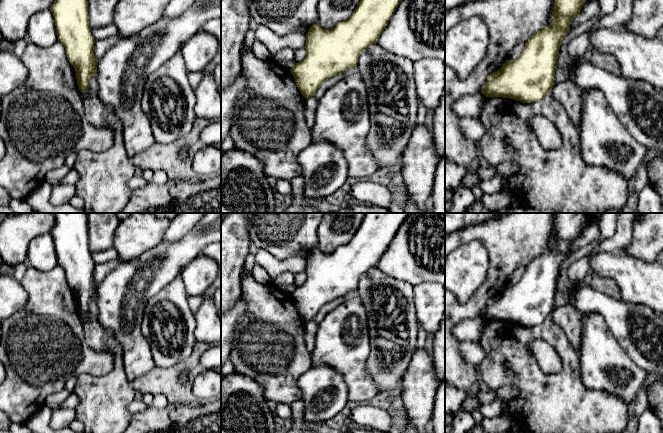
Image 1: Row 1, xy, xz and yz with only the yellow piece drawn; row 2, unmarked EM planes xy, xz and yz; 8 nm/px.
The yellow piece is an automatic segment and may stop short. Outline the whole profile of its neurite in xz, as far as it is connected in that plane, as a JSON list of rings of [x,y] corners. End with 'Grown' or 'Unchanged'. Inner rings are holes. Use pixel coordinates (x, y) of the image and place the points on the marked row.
[[[360,0],[352,15],[345,21],[329,30],[323,29],[319,23],[312,25],[306,34],[306,58],[296,63],[291,69],[298,89],[305,98],[313,96],[317,89],[329,78],[345,73],[349,68],[357,67],[361,52],[370,44],[376,43],[380,34],[391,20],[396,8],[402,0]]]. Unchanged

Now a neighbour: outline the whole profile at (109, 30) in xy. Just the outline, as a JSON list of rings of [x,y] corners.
[[[114,23],[91,29],[92,36],[95,40],[106,39],[118,35],[118,29]]]

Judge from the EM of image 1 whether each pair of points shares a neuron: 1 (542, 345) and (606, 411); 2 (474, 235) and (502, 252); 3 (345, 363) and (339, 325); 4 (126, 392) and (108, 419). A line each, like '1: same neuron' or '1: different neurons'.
1: different neurons
2: same neuron
3: same neuron
4: same neuron

